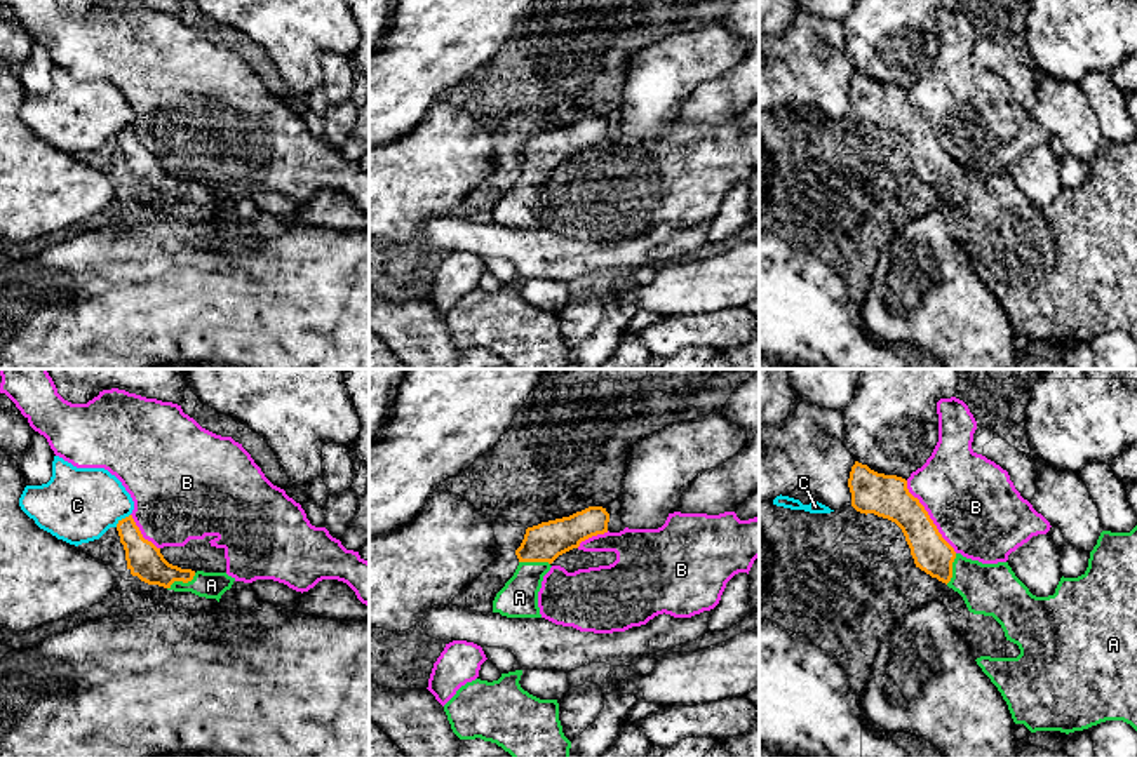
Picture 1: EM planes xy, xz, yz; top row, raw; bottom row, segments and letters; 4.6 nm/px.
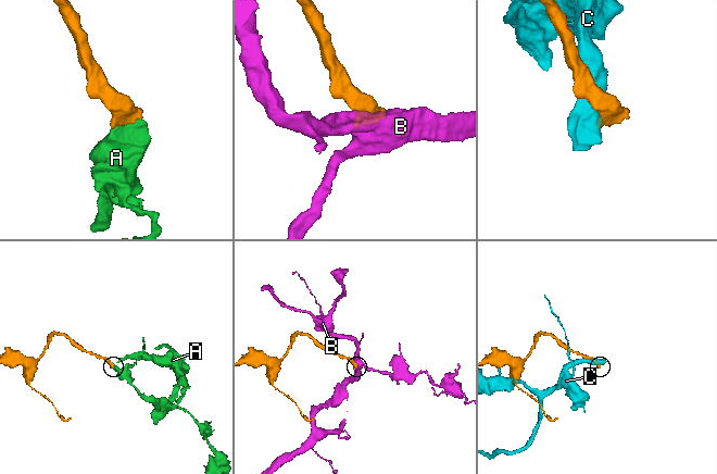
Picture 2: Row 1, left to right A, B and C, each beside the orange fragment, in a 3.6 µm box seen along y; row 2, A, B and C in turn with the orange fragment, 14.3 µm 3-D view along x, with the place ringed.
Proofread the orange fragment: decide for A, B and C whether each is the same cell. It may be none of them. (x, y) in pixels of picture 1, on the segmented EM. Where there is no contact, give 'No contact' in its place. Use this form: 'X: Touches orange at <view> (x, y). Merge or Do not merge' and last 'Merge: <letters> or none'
A: Touches orange at xy (181, 580). Merge
B: Touches orange at yz (928, 517). Do not merge
C: Touches orange at xy (122, 519). Do not merge
Merge: A

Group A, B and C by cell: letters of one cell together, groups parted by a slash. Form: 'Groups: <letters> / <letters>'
Groups: A / B / C

